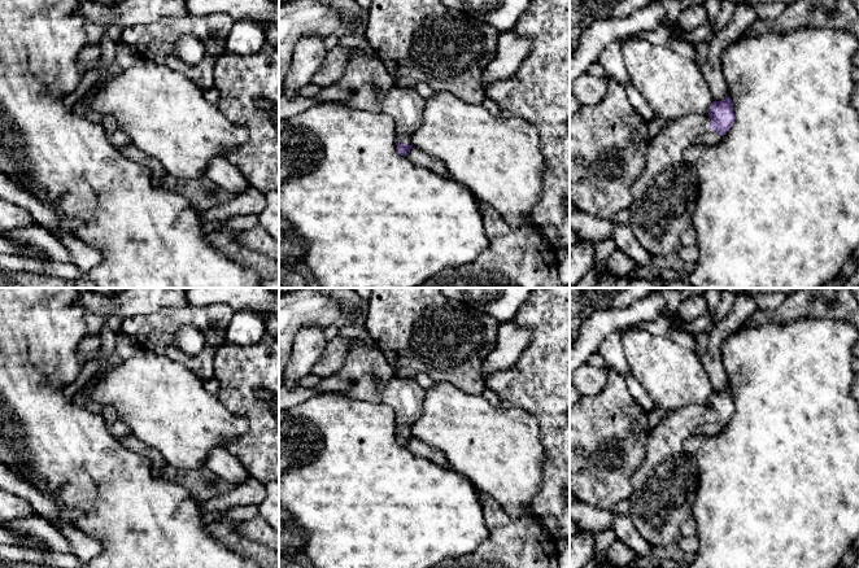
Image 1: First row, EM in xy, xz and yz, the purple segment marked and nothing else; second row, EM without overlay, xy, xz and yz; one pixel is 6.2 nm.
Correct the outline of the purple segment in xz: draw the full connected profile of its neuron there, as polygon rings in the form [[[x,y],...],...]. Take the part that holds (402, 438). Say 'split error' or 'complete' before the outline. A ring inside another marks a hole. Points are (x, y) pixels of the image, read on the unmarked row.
split error | [[[393,375],[388,381],[376,379],[380,402],[394,412],[394,432],[401,446],[413,438],[413,424],[422,416],[426,389],[413,377]]]

